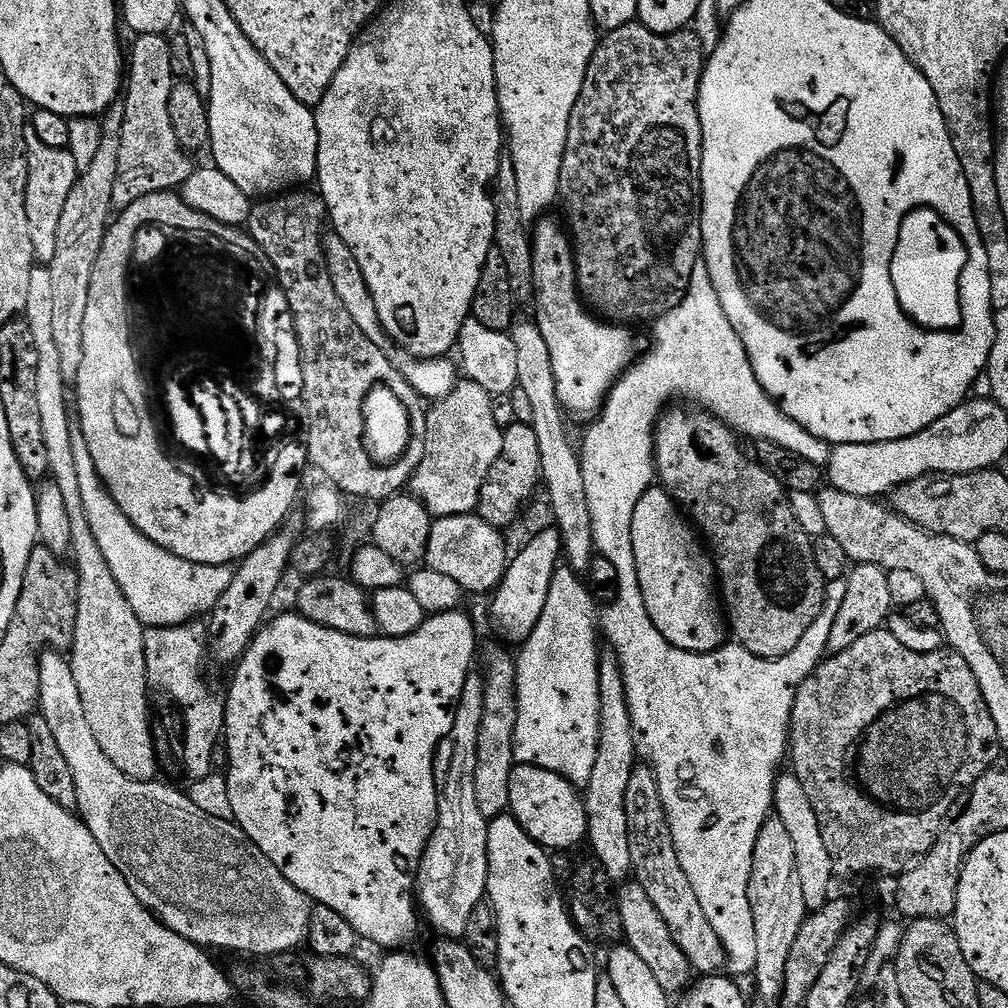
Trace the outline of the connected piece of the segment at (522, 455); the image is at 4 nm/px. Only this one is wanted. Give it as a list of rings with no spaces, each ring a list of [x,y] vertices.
[[[514,423],[504,429],[502,438],[502,454],[494,466],[490,466],[490,474],[482,486],[482,494],[478,498],[476,512],[490,526],[501,530],[508,527],[520,516],[520,511],[527,506],[541,487],[540,451],[538,450],[538,434],[534,434],[531,424]]]

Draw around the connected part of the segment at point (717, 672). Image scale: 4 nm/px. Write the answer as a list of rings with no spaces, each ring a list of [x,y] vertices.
[[[703,262],[694,266],[694,274],[690,274],[688,293],[684,295],[682,302],[678,306],[674,306],[674,310],[670,310],[665,316],[661,316],[659,320],[655,321],[653,328],[656,329],[652,332],[652,349],[645,356],[643,353],[633,363],[632,367],[616,381],[611,392],[608,393],[604,407],[600,409],[595,419],[589,423],[593,424],[589,426],[588,433],[584,436],[584,445],[582,443],[579,445],[578,455],[582,466],[582,478],[586,481],[586,502],[590,502],[590,522],[592,523],[592,537],[596,543],[595,551],[609,559],[618,574],[616,584],[618,587],[617,600],[603,609],[604,632],[608,635],[609,642],[612,643],[609,644],[611,651],[615,652],[616,657],[620,659],[620,669],[626,682],[626,702],[630,706],[632,728],[638,737],[643,759],[645,756],[649,760],[645,761],[650,765],[652,773],[656,775],[662,806],[666,810],[670,834],[674,838],[674,850],[678,850],[678,862],[682,862],[682,870],[686,870],[686,878],[690,878],[690,886],[694,886],[694,894],[698,894],[698,902],[702,906],[702,911],[706,913],[706,918],[710,918],[710,922],[714,926],[714,934],[718,934],[724,944],[727,971],[733,977],[741,978],[740,976],[746,975],[747,972],[749,975],[755,969],[756,959],[758,958],[758,934],[754,934],[754,914],[750,910],[750,894],[748,893],[754,846],[758,842],[758,830],[762,830],[762,826],[769,820],[770,813],[773,811],[772,795],[774,794],[776,777],[781,771],[780,759],[783,756],[785,759],[790,748],[790,729],[796,691],[802,686],[802,682],[806,677],[820,665],[820,661],[825,659],[828,652],[828,643],[830,642],[830,630],[834,627],[834,617],[838,615],[838,610],[842,606],[842,598],[846,598],[846,579],[831,581],[825,587],[822,614],[818,614],[814,626],[810,626],[810,630],[806,630],[806,634],[802,634],[802,642],[798,642],[798,646],[794,646],[794,650],[790,650],[790,654],[786,654],[782,658],[767,660],[761,656],[755,656],[750,654],[750,650],[746,650],[735,642],[725,643],[723,648],[716,648],[712,652],[678,650],[678,646],[674,646],[670,642],[666,642],[666,638],[662,638],[658,626],[654,626],[654,622],[650,622],[650,614],[646,614],[646,602],[642,598],[642,590],[638,586],[638,570],[634,562],[634,538],[632,537],[634,506],[638,506],[638,498],[642,498],[642,494],[646,494],[646,490],[653,487],[656,480],[654,433],[666,406],[673,403],[672,396],[681,396],[684,400],[693,400],[696,403],[693,405],[711,412],[713,416],[723,420],[729,428],[737,433],[743,434],[745,437],[747,437],[746,435],[753,436],[753,441],[756,442],[765,440],[774,446],[782,446],[782,450],[791,450],[793,454],[798,454],[798,458],[806,458],[806,462],[814,462],[817,466],[827,465],[833,445],[827,444],[826,441],[814,434],[810,434],[810,430],[798,426],[798,422],[794,422],[794,418],[786,415],[768,397],[766,390],[762,390],[762,386],[754,374],[754,366],[750,366],[746,346],[742,346],[742,338],[738,338],[734,326],[730,326],[730,318],[726,318],[726,310],[722,310],[722,301],[718,299],[718,290],[714,290],[714,282],[710,279],[710,270]]]

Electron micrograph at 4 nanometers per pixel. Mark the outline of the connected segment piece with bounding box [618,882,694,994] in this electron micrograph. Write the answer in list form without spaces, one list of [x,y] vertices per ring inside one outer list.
[[[628,882],[619,889],[618,899],[627,947],[632,948],[634,954],[640,955],[642,962],[646,962],[650,970],[654,970],[654,979],[662,985],[662,990],[669,994],[683,993],[693,983],[694,969],[690,966],[686,954],[682,954],[682,950],[678,948],[678,942],[674,942],[670,926],[662,922],[662,914],[654,910],[654,902],[650,902],[646,890],[642,890],[640,884]]]

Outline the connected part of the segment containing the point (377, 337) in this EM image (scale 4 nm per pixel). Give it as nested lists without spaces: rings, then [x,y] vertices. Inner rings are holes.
[[[325,235],[324,257],[326,266],[330,270],[330,282],[334,282],[334,290],[338,293],[342,306],[346,306],[350,318],[354,318],[358,330],[362,330],[362,334],[366,334],[366,338],[370,338],[370,342],[374,342],[374,346],[378,346],[378,350],[382,350],[382,354],[386,354],[386,358],[390,358],[390,362],[403,374],[406,382],[410,382],[410,386],[414,386],[416,393],[428,402],[441,400],[451,394],[454,386],[458,383],[457,365],[455,363],[452,365],[451,359],[448,358],[435,360],[413,358],[407,352],[397,348],[396,343],[388,337],[378,318],[378,306],[374,306],[370,286],[366,286],[366,274],[362,274],[362,266],[358,266],[358,258],[354,258],[350,246],[346,246],[346,242],[342,242],[342,238],[338,235]]]

